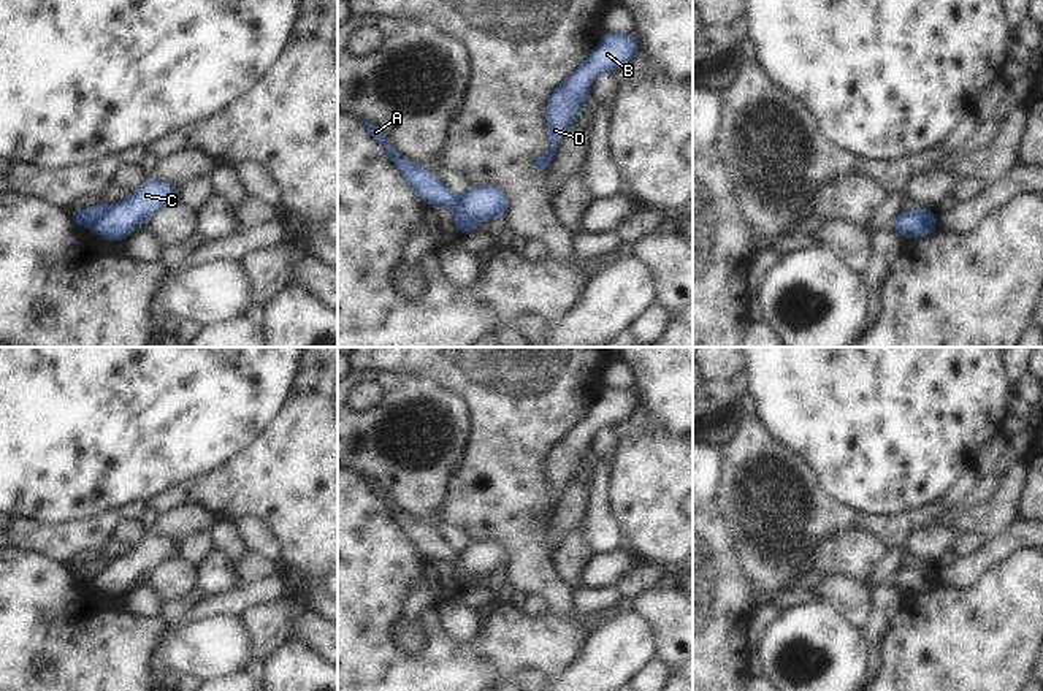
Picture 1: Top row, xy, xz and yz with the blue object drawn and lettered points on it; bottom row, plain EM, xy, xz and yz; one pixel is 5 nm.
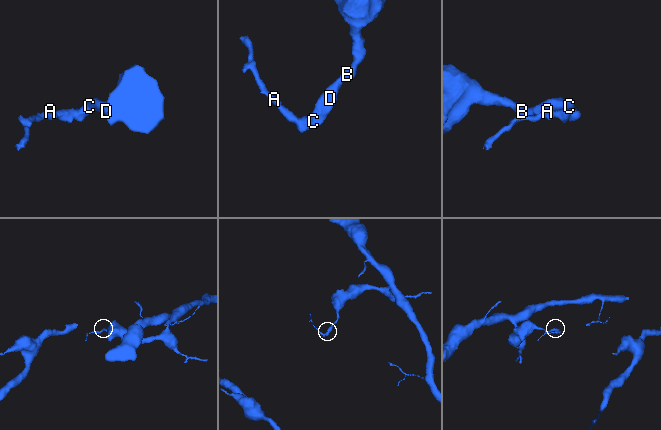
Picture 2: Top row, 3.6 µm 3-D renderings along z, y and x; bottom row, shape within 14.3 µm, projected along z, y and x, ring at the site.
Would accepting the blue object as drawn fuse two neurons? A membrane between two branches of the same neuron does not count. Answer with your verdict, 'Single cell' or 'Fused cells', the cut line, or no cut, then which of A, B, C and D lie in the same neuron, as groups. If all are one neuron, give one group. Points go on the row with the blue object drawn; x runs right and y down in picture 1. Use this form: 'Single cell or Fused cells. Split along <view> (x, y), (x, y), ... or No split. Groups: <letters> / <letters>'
Fused cells. Split along xz (457, 198), (457, 211), (462, 219). Groups: A / B C D.

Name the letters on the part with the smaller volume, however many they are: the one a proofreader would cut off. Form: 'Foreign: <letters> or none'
Foreign: A

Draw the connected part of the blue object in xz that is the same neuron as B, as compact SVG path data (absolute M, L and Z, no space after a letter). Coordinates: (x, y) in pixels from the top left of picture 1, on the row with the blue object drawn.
M604 32L596 44L596 51L560 87L552 90L545 109L550 149L531 165L533 168L544 171L550 165L558 144L583 108L594 78L604 71L617 71L628 65L640 51L636 38L637 32L629 35Z

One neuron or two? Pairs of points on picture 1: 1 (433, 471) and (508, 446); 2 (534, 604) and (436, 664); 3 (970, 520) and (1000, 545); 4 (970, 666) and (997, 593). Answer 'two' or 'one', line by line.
1: two
2: two
3: two
4: one

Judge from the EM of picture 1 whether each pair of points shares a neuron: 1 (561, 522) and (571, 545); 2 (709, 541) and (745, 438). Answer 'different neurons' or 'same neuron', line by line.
1: different neurons
2: different neurons

